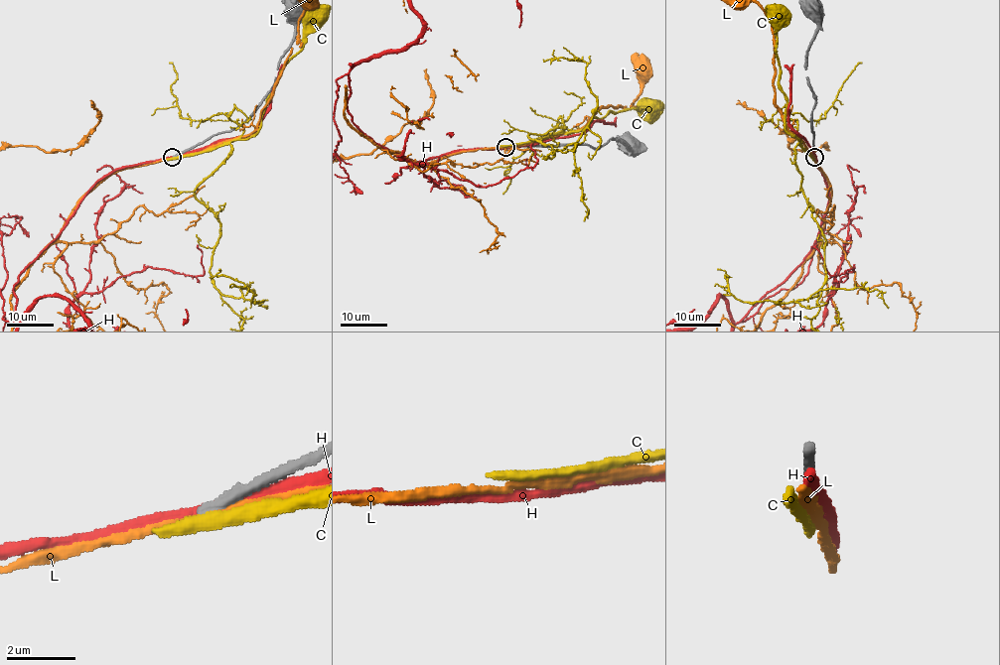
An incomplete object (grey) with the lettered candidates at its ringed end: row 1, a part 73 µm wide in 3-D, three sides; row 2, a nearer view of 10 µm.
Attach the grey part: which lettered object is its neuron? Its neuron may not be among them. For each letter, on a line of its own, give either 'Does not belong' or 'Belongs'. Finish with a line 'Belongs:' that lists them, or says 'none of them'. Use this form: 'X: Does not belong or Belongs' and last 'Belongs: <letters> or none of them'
C: Does not belong
H: Does not belong
L: Does not belong
Belongs: none of them

